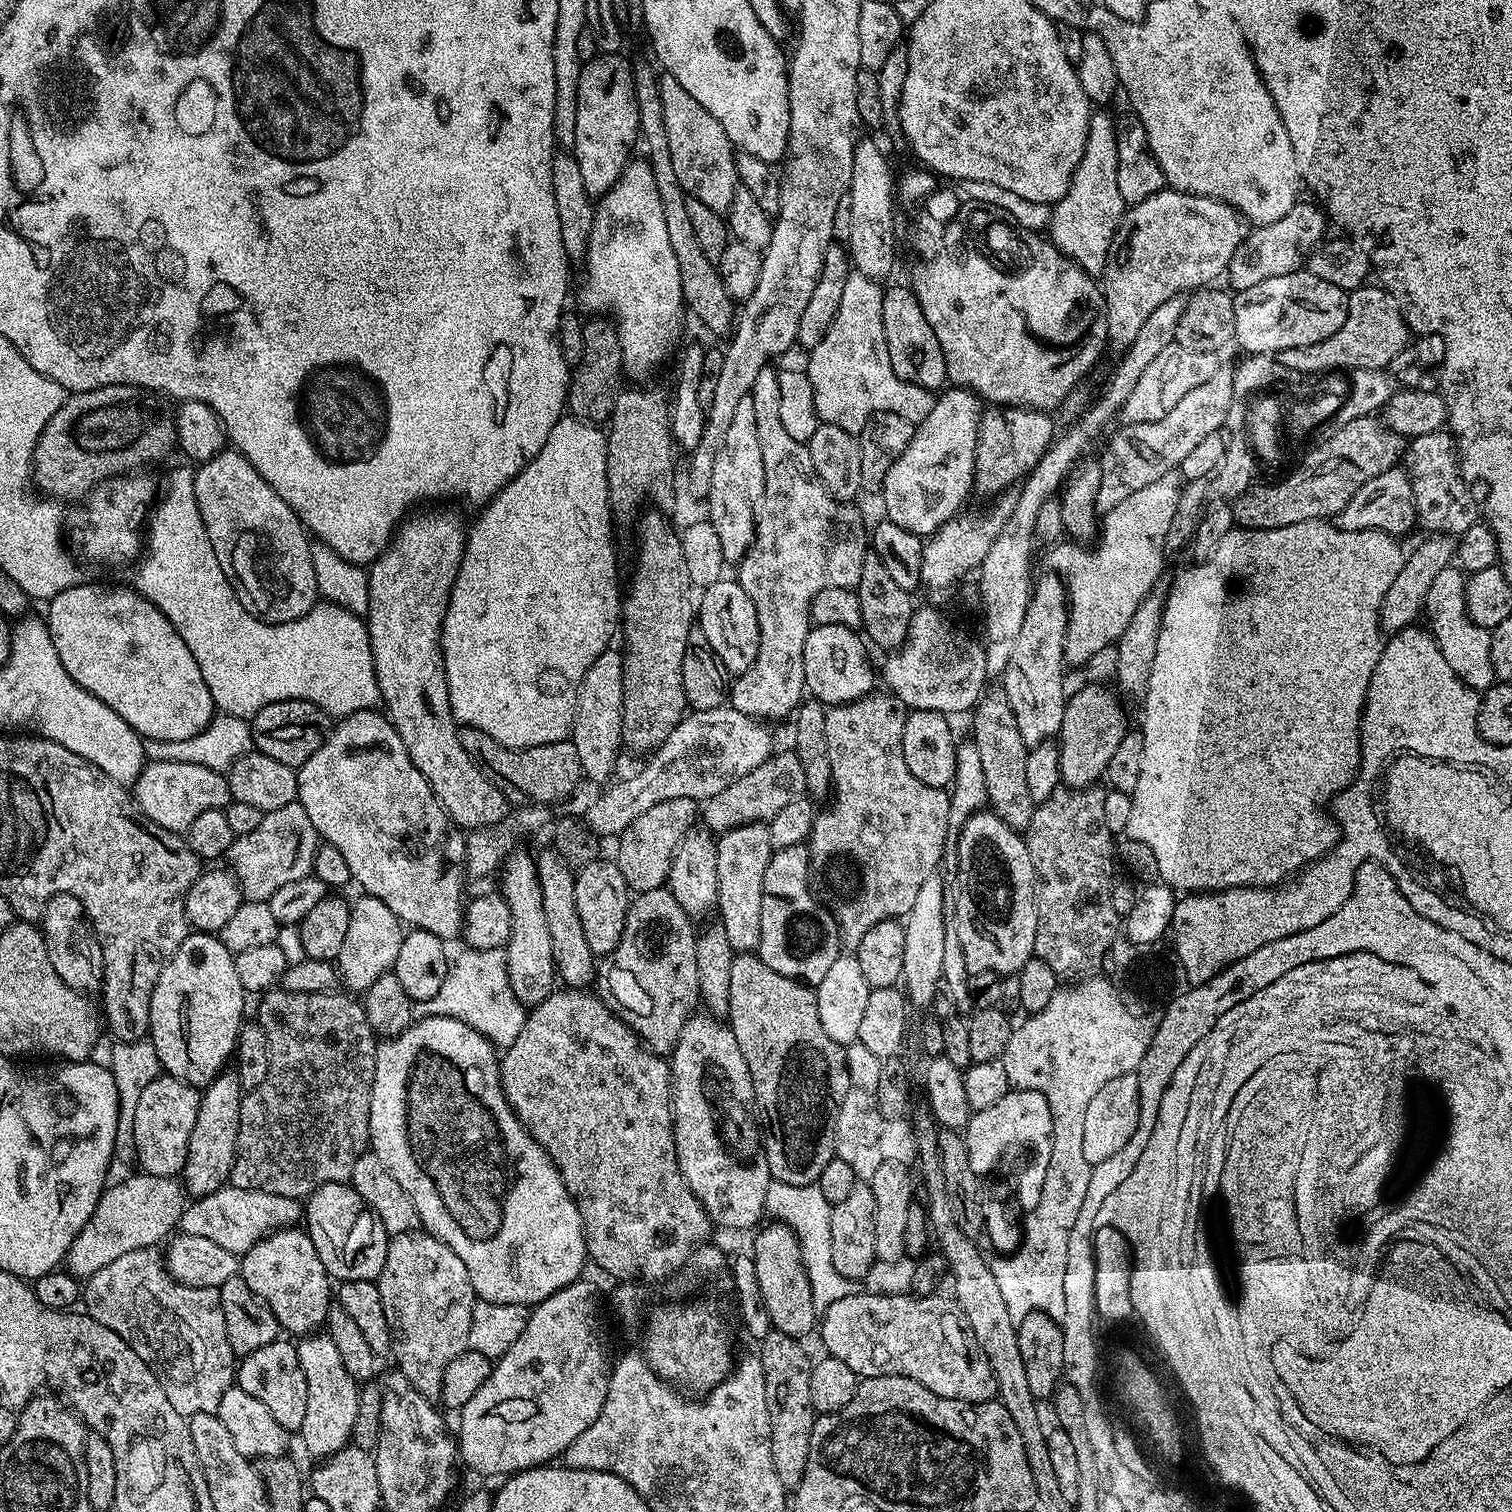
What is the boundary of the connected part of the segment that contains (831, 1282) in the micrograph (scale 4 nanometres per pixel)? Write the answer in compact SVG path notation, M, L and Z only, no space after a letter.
M773 1181L766 1190L764 1211L773 1221L784 1224L790 1230L794 1230L794 1234L800 1243L800 1253L802 1254L804 1269L810 1280L810 1290L814 1296L814 1306L818 1310L828 1308L834 1302L838 1302L838 1298L852 1295L854 1291L853 1281L848 1280L842 1274L838 1274L838 1270L834 1270L834 1260L830 1258L830 1218L832 1217L832 1205L826 1202L826 1197L822 1194L820 1187L816 1184L790 1186L789 1183Z

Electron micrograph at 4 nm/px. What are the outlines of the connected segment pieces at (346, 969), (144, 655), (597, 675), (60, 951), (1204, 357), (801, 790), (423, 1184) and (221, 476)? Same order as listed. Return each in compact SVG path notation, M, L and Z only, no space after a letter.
M367 894L361 897L361 900L351 901L350 927L346 929L346 939L338 961L339 979L352 994L362 994L383 972L395 969L398 950L402 950L406 931L405 925L394 914L394 910L386 906L386 902Z
M81 582L47 601L46 623L54 650L58 650L62 666L66 666L66 674L70 674L82 690L106 702L106 706L110 706L110 710L122 717L144 740L194 738L214 715L210 686L206 686L206 678L202 678L202 670L198 670L190 646L186 646L183 635L174 630L166 614L162 614L154 602L128 588L95 588Z
M615 647L594 658L594 666L586 670L580 688L576 691L576 713L572 716L570 739L578 750L583 775L592 780L604 780L616 768L616 759L622 753L622 710L624 709L624 657Z
M65 892L49 896L42 904L42 931L46 954L50 958L50 966L54 966L54 974L58 974L58 978L62 978L62 982L66 982L66 986L75 992L99 993L104 983L104 963L99 947L94 946L93 937L86 931L82 902L78 902L74 894Z
M1173 342L1166 350L1162 350L1162 354L1158 354L1158 358L1154 358L1154 362L1150 362L1150 366L1146 366L1142 378L1138 378L1138 383L1131 391L1130 398L1126 398L1119 419L1124 424L1158 422L1158 418L1162 418L1168 411L1174 410L1175 404L1183 396L1190 394L1190 390L1202 386L1202 382L1206 382L1206 378L1210 378L1210 374L1214 374L1217 366L1217 353L1186 350L1180 344Z
M792 750L773 751L762 766L750 770L750 774L742 774L738 782L730 782L726 790L714 794L702 804L702 824L709 832L719 834L728 832L743 824L759 824L767 822L783 810L790 802L805 795L806 777L802 772L802 764Z
M426 1016L417 1019L402 1034L377 1043L376 1065L374 1066L374 1086L370 1094L370 1151L382 1161L382 1166L390 1170L390 1175L410 1194L414 1210L418 1210L423 1231L438 1238L466 1262L466 1274L470 1274L470 1286L474 1286L479 1299L491 1304L523 1304L535 1306L542 1303L550 1294L558 1294L566 1286L581 1279L580 1272L586 1265L584 1251L584 1227L578 1214L578 1206L572 1201L572 1195L566 1190L554 1162L542 1146L522 1126L514 1114L507 1096L500 1085L500 1056L495 1044L492 1044L478 1030L466 1026L445 1016Z
M235 450L219 452L214 458L203 461L194 472L194 498L198 502L198 514L206 526L210 538L212 556L218 558L222 574L230 582L238 602L252 616L267 624L285 624L302 618L317 607L318 589L316 571L312 561L310 533L304 523L278 498L278 494L250 466L245 456Z

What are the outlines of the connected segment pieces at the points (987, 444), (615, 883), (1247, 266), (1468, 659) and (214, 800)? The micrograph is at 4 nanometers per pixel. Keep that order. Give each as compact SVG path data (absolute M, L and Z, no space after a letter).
M992 406L981 411L974 481L977 493L985 492L986 495L995 497L1011 489L1016 479L1019 481L1031 472L1032 467L1040 461L1042 454L1051 446L1054 439L1052 420L1048 416L1051 415L1047 411L1034 408Z
M597 858L589 864L579 865L574 882L574 899L578 901L578 918L582 921L582 931L593 956L609 956L622 938L626 926L626 914L630 903L630 889L622 870L618 870L615 859Z
M1297 202L1290 210L1290 214L1285 214L1278 222L1253 227L1245 235L1242 246L1238 246L1238 250L1234 250L1234 258L1230 258L1230 266L1226 273L1226 281L1228 280L1229 284L1227 284L1227 287L1229 289L1241 292L1250 286L1258 286L1258 282L1266 282L1266 278L1282 278L1282 274L1299 272L1307 265L1309 254L1321 244L1326 233L1324 233L1323 214L1314 205L1304 203Z
M1459 567L1444 568L1442 574L1434 577L1434 583L1428 588L1424 612L1426 617L1428 616L1427 623L1430 625L1431 634L1436 640L1436 645L1442 650L1442 658L1446 658L1450 670L1454 670L1454 674L1458 674L1458 678L1466 682L1466 686L1483 690L1497 683L1494 666L1490 666L1492 633L1489 629L1475 624L1468 616L1464 597L1465 585L1465 573Z
M148 760L136 779L134 799L140 813L150 818L150 822L158 822L158 826L181 834L187 833L198 814L206 814L206 810L223 810L233 801L225 773L194 762L173 760Z

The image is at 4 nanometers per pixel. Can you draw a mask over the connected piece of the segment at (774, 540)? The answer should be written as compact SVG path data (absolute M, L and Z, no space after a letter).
M767 366L758 370L758 378L754 378L750 393L754 402L754 418L758 422L758 443L762 450L764 498L758 509L752 547L738 562L740 585L746 594L750 594L750 602L754 602L754 610L758 614L758 658L754 658L750 667L739 673L730 684L730 707L761 722L791 717L805 699L802 650L806 646L814 594L830 586L847 586L854 590L858 586L858 578L862 578L864 559L870 551L870 532L866 524L864 528L859 510L828 493L814 470L814 462L810 462L808 445L798 442L798 438L790 438L790 433L782 427L782 406L778 403L782 399L778 390L780 372L773 368Z

